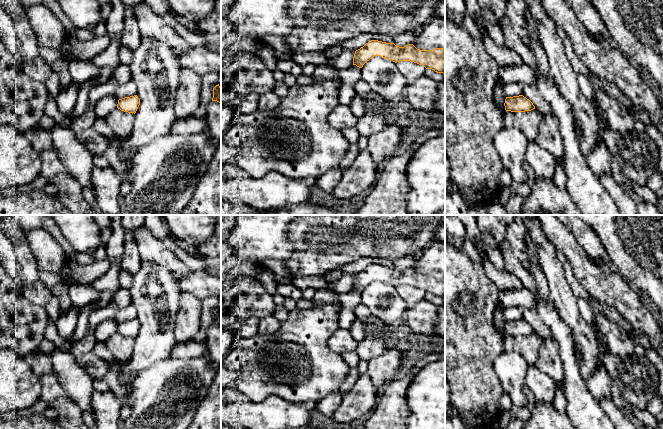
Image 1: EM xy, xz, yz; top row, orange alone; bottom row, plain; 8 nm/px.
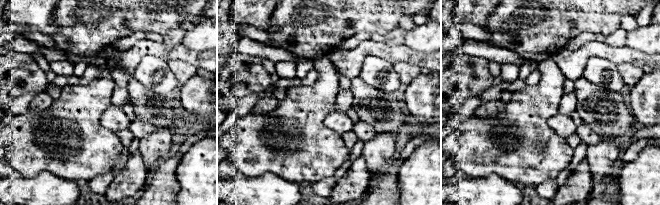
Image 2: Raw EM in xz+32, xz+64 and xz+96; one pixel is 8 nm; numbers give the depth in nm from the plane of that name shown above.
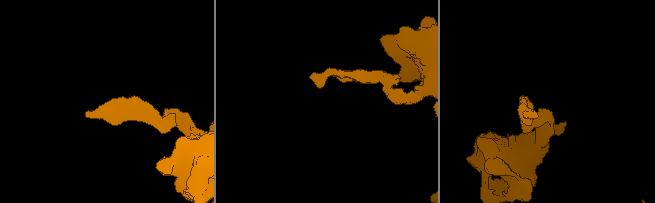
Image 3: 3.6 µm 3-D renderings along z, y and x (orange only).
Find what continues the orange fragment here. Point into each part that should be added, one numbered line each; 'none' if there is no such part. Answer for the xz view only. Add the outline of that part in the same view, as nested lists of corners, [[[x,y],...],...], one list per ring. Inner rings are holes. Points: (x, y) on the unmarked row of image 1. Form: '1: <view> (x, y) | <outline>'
none

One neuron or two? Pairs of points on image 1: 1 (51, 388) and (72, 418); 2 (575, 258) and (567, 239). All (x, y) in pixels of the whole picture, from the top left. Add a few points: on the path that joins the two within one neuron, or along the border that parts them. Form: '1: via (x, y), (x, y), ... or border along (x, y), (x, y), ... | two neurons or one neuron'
1: via (53, 395), (68, 411) | one neuron
2: via (575, 253), (568, 244) | one neuron

